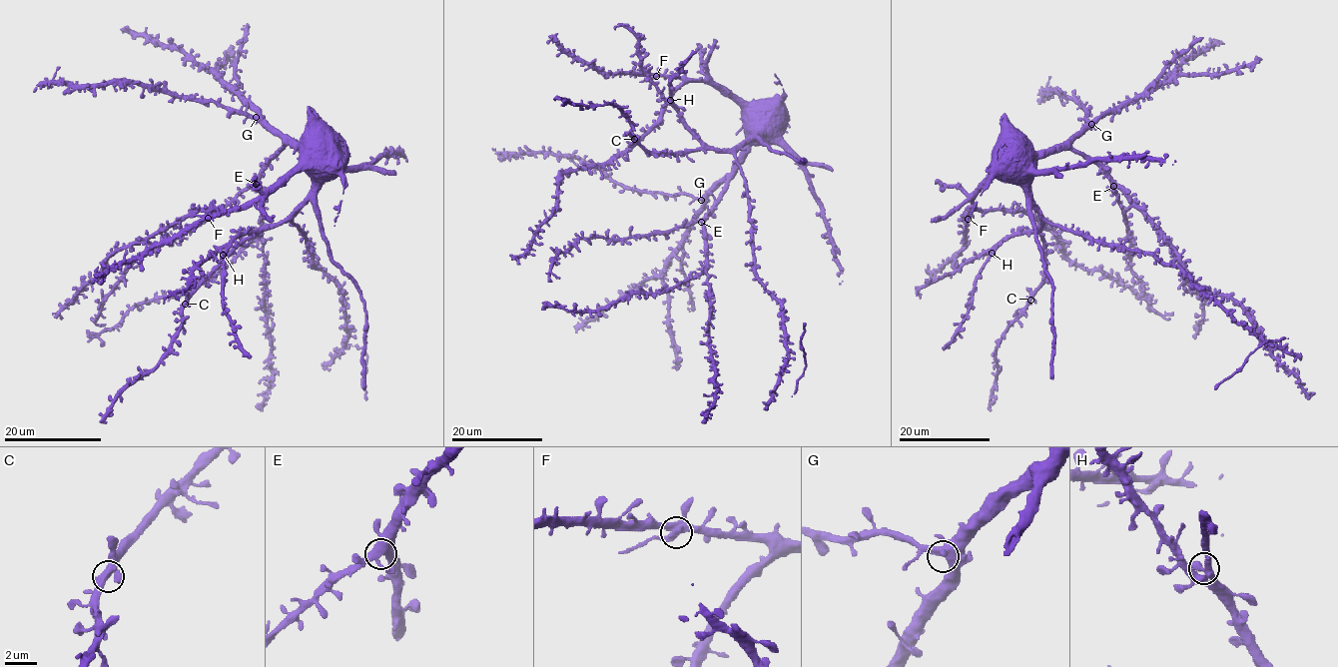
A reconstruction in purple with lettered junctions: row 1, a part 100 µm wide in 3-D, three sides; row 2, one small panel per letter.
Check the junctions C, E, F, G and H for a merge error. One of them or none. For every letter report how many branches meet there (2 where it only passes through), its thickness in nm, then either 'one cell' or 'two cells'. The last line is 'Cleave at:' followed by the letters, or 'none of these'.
C: branches 5; calibre 440 nm; one cell
E: branches 4; calibre 500 nm; one cell
F: branches 5; calibre 500 nm; two cells
G: branches 4; calibre 480 nm; one cell
H: branches 5; calibre 400 nm; one cell
Cleave at: F

